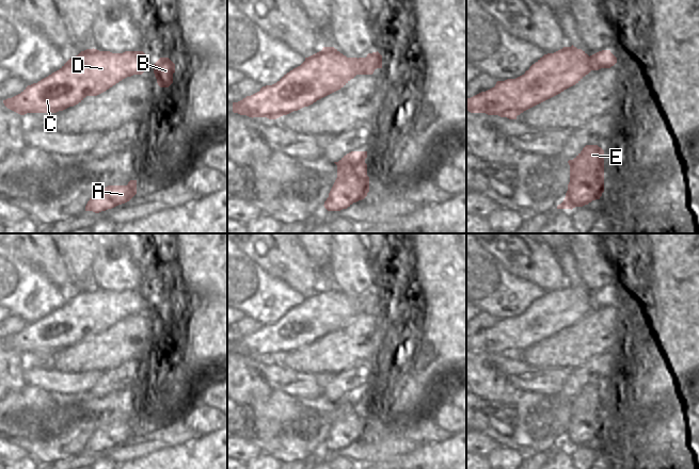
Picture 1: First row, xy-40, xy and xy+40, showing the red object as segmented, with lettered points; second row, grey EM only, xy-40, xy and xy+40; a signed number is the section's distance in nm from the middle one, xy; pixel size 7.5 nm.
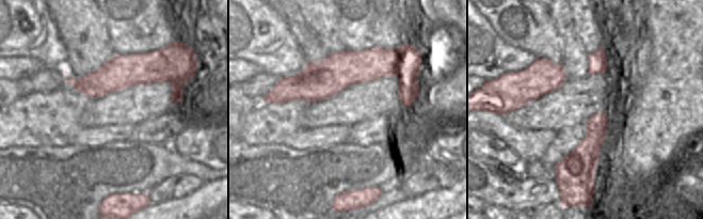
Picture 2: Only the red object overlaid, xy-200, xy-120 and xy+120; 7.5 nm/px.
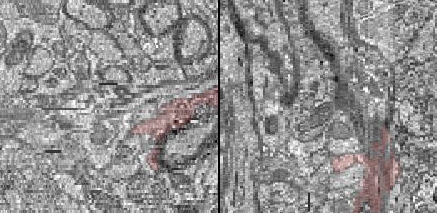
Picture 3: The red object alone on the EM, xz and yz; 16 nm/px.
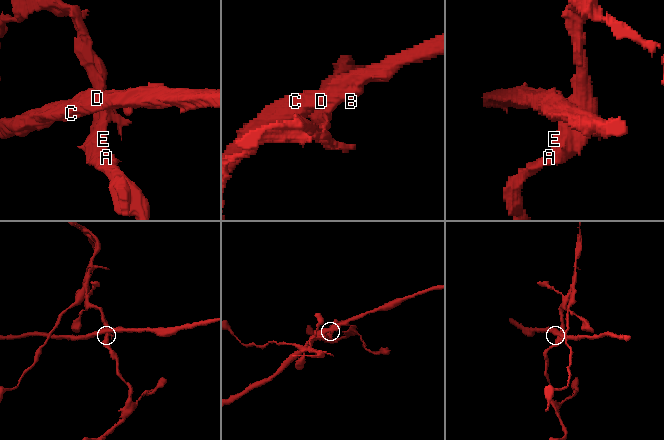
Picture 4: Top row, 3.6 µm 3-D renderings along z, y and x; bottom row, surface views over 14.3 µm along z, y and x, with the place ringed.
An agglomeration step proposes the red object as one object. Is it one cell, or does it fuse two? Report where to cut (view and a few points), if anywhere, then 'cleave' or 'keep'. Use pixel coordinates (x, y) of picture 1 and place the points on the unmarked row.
xy (358, 297), (355, 312) | cleave

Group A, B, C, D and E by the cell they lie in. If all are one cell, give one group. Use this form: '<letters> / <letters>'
A E / B C D

